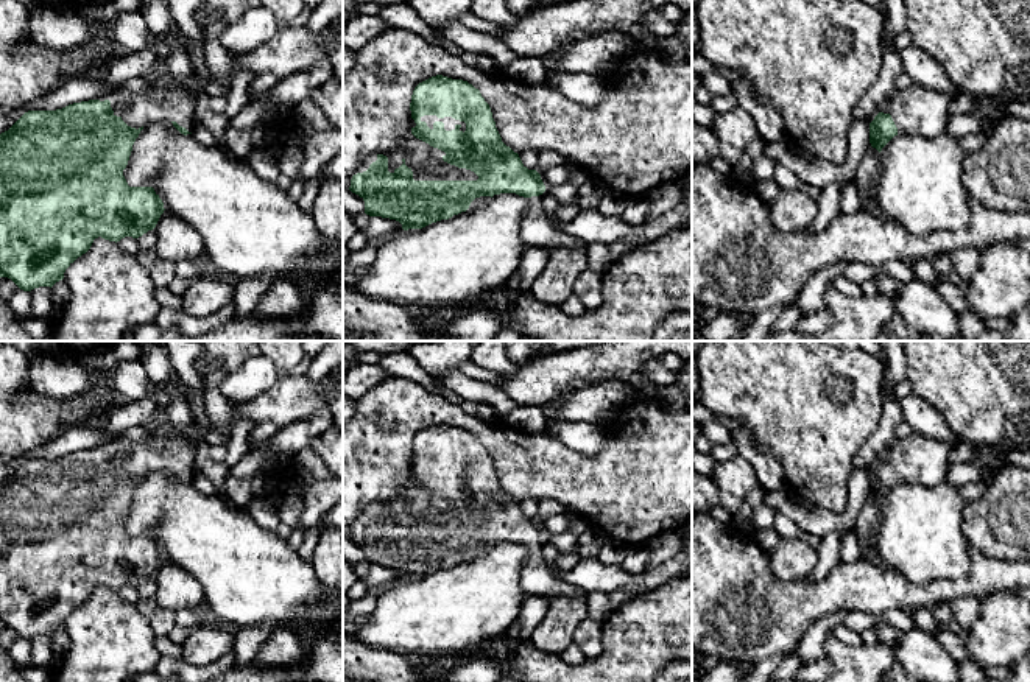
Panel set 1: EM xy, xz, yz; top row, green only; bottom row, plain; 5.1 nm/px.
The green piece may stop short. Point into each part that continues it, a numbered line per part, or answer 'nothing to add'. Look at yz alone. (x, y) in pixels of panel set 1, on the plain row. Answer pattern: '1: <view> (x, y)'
1: yz (923, 460)

